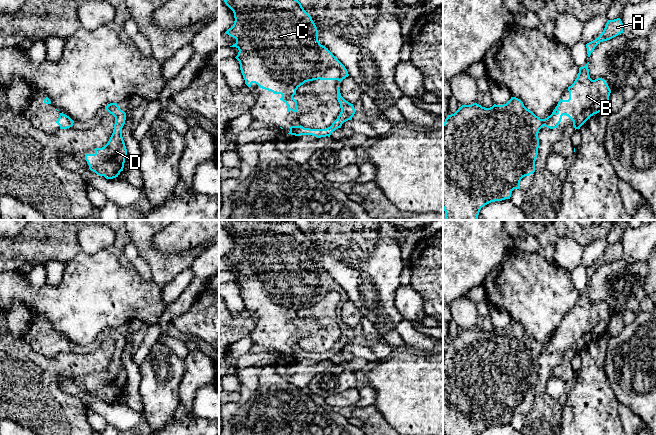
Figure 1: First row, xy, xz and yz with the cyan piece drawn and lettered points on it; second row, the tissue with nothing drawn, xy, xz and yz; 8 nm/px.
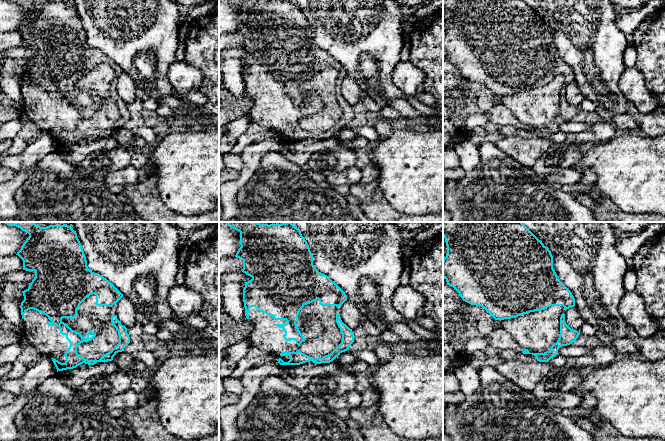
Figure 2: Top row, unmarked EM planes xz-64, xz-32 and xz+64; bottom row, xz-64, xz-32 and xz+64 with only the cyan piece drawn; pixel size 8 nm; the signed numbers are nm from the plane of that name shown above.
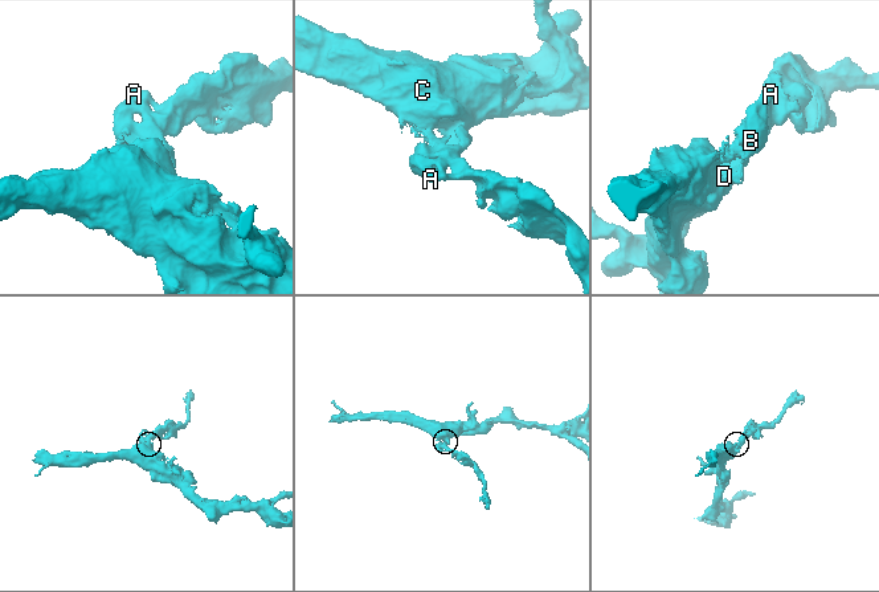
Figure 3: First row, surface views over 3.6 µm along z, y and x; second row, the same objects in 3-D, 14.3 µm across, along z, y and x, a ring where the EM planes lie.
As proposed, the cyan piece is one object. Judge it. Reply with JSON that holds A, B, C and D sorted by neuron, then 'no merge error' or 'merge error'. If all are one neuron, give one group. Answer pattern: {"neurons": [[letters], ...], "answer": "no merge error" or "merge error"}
{"neurons": [["A", "B", "C", "D"]], "answer": "no merge error"}

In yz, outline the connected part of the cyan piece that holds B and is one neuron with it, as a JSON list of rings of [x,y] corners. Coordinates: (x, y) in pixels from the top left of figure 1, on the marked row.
[[[588,64],[579,68],[577,78],[568,87],[569,99],[560,99],[552,114],[545,119],[536,116],[516,97],[511,97],[506,104],[494,104],[490,108],[477,103],[462,105],[454,114],[447,116],[443,123],[443,209],[446,220],[478,220],[479,212],[485,205],[510,199],[512,191],[520,188],[521,179],[535,172],[538,133],[543,126],[558,128],[562,116],[566,115],[573,121],[575,130],[580,129],[591,116],[607,109],[611,90],[604,79],[590,78]]]

